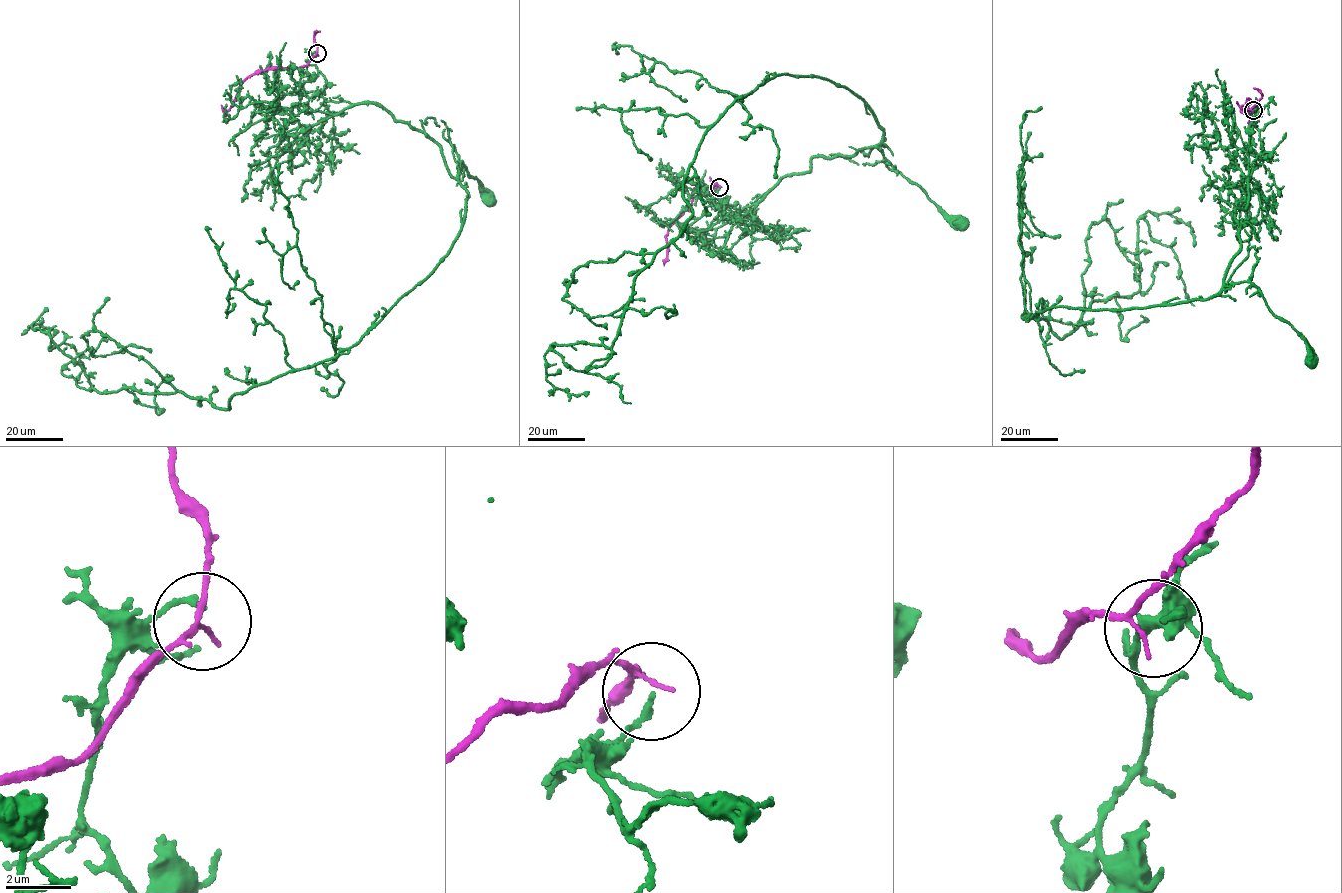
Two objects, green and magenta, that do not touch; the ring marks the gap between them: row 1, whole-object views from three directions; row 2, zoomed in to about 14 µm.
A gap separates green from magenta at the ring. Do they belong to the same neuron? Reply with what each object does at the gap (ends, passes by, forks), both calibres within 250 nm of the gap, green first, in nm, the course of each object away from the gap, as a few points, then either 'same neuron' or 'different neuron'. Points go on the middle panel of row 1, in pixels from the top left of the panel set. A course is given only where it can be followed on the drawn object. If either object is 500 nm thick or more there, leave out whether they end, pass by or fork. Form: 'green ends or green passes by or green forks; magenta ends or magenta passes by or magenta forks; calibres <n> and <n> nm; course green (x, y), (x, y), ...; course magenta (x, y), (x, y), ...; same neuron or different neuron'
green ends; magenta passes by; calibres 200 and 120 nm; course green (719, 187), (719, 205), (734, 212), (810, 170), (814, 157), (873, 146), (961, 222); course magenta (720, 186), (715, 184), (704, 188), (673, 220), (665, 236), (668, 246), (664, 265); different neuron

